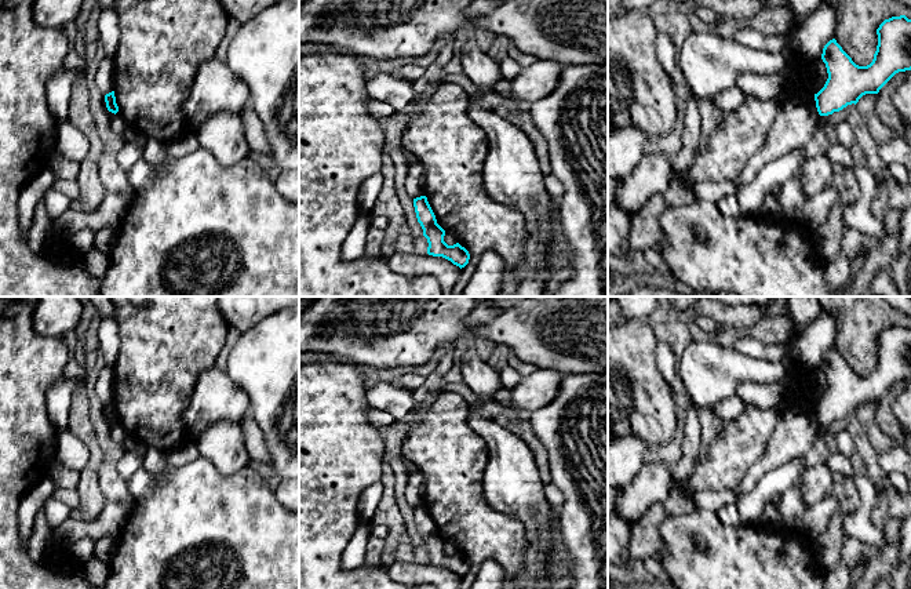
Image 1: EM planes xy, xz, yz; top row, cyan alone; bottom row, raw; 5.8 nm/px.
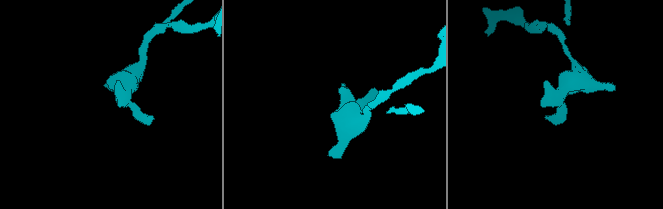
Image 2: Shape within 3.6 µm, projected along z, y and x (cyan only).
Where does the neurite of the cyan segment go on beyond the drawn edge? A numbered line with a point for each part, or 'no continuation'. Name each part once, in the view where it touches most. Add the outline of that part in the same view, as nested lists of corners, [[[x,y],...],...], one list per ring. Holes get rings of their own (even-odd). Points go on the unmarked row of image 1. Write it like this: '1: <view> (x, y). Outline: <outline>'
no continuation

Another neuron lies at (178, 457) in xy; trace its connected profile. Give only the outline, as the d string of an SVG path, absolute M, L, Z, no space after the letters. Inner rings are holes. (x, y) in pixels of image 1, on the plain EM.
M189 441L167 452L167 461L172 469L182 468L197 458L200 458L200 452L194 441Z

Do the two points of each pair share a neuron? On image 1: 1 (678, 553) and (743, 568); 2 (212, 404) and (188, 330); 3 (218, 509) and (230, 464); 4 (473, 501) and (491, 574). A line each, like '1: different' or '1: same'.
1: same
2: different
3: different
4: different

